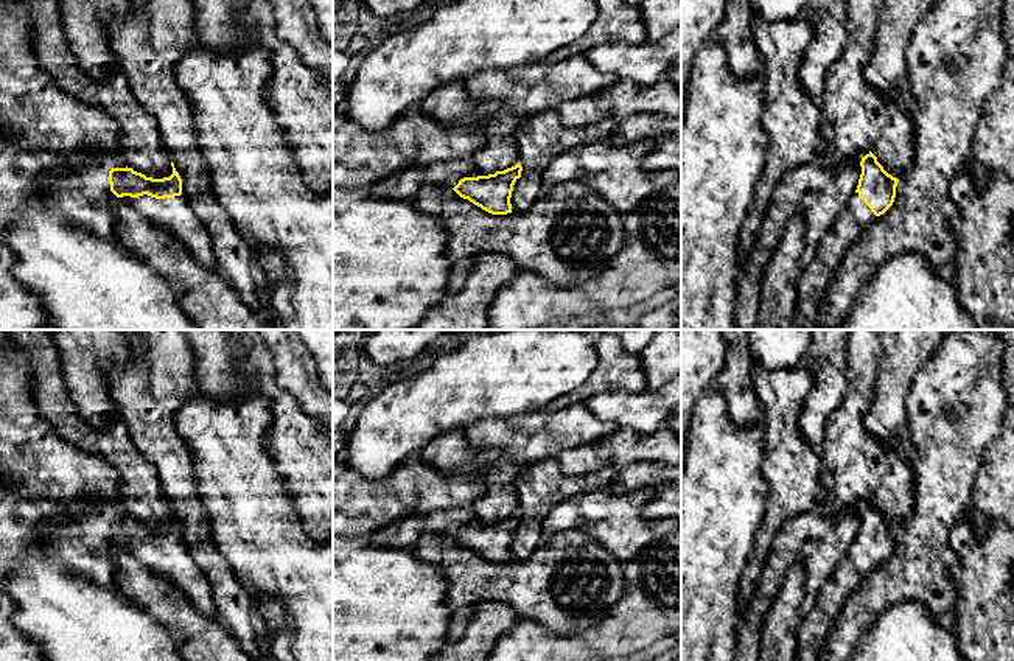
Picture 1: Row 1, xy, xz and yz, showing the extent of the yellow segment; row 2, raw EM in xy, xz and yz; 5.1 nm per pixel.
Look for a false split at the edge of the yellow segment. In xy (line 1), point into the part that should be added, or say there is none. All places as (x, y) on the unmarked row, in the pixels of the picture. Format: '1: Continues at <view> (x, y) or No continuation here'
1: No continuation here

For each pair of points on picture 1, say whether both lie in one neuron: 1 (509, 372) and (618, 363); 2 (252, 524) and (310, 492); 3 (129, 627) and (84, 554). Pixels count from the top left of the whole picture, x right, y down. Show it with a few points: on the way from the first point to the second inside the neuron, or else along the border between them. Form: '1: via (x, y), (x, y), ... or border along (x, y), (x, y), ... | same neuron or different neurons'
1: border along (596, 346), (597, 364), (573, 391) | different neurons
2: border along (276, 468), (283, 481), (285, 492), (310, 534) | different neurons
3: border along (72, 570), (98, 585), (115, 587) | different neurons

